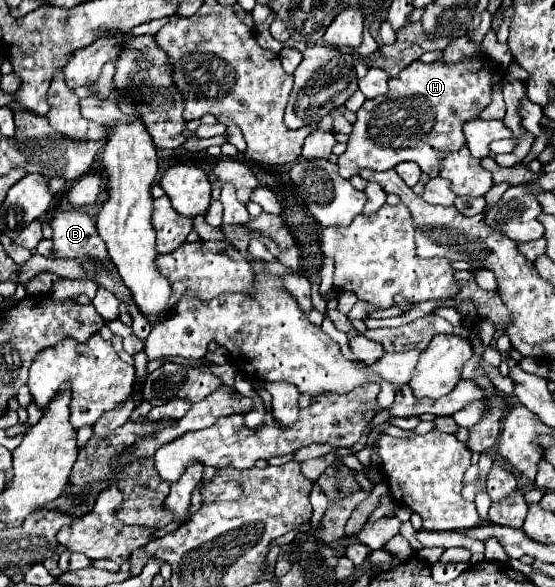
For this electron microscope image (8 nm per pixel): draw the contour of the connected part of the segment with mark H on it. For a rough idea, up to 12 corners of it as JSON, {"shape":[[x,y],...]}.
{"shape":[[418,61],[368,99],[340,173],[436,177],[502,69]]}

